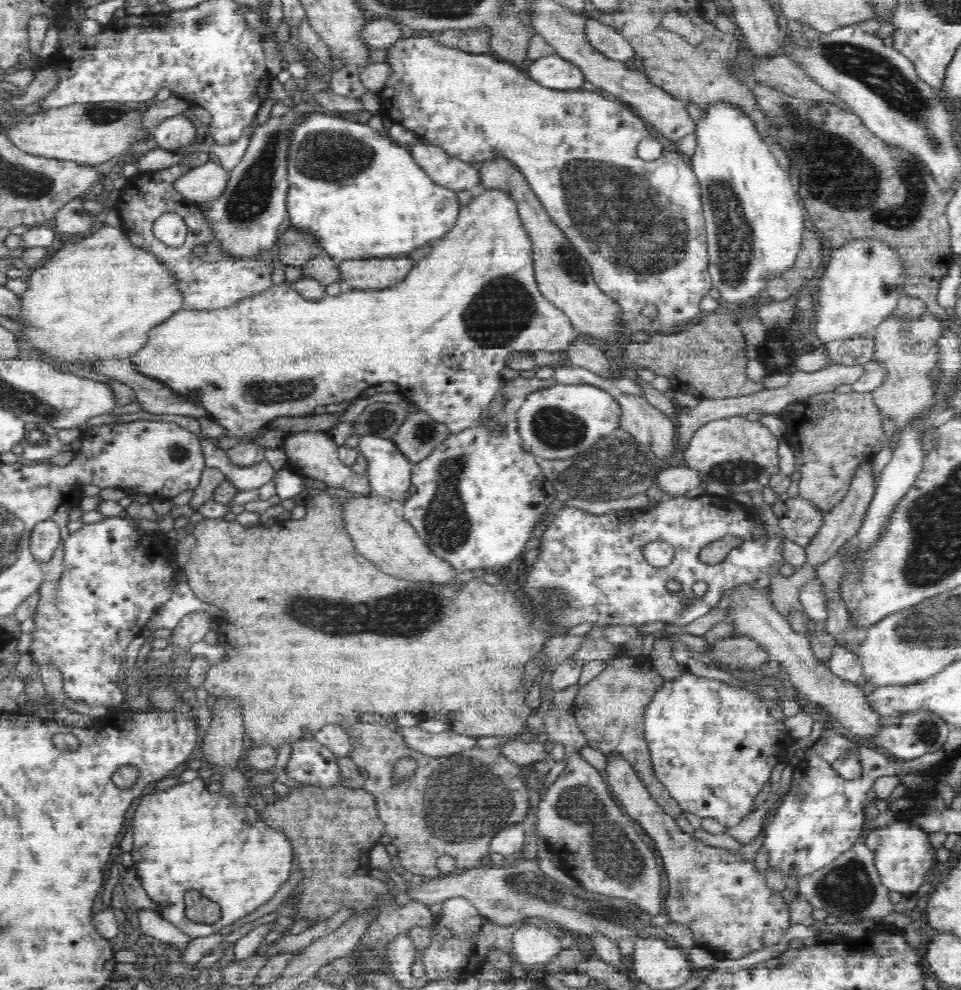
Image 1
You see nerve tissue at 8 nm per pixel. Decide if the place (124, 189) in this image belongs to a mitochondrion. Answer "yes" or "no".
no

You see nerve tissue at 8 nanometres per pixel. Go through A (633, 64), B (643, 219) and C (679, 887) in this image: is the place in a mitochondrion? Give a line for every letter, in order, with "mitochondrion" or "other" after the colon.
A: other
B: mitochondrion
C: mitochondrion

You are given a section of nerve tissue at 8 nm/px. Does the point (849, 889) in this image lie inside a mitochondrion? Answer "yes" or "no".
yes

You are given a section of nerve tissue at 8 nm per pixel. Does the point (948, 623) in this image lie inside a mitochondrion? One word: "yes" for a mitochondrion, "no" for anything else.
yes

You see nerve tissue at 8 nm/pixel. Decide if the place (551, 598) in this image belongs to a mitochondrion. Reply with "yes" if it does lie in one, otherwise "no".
yes

